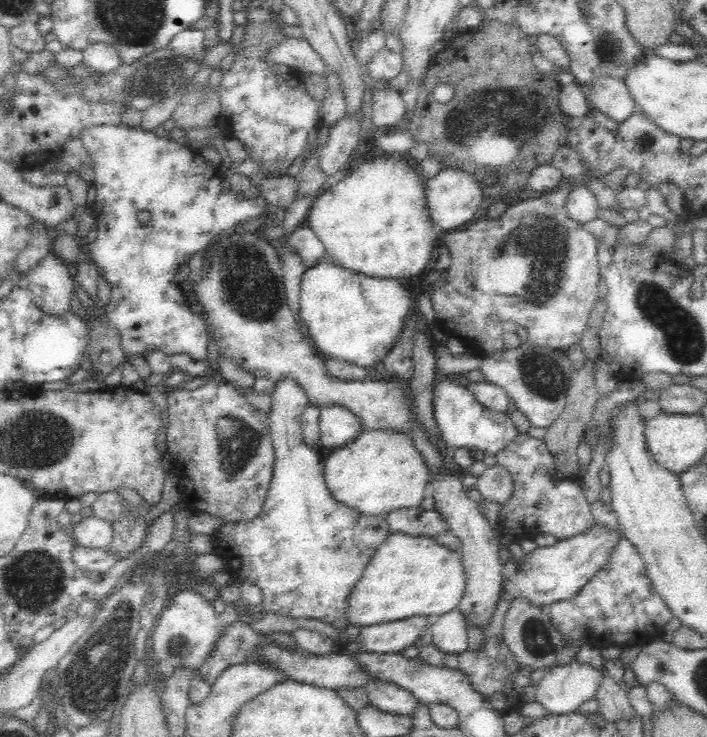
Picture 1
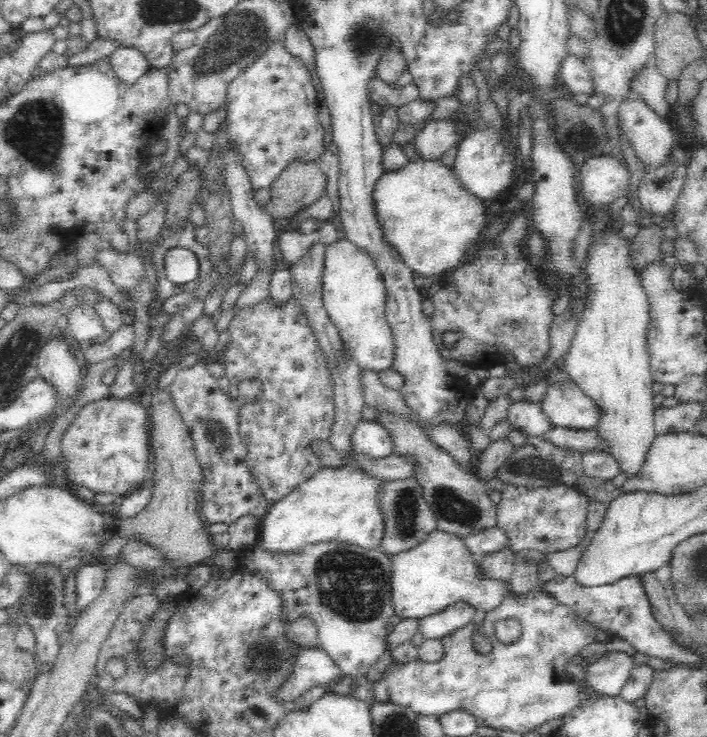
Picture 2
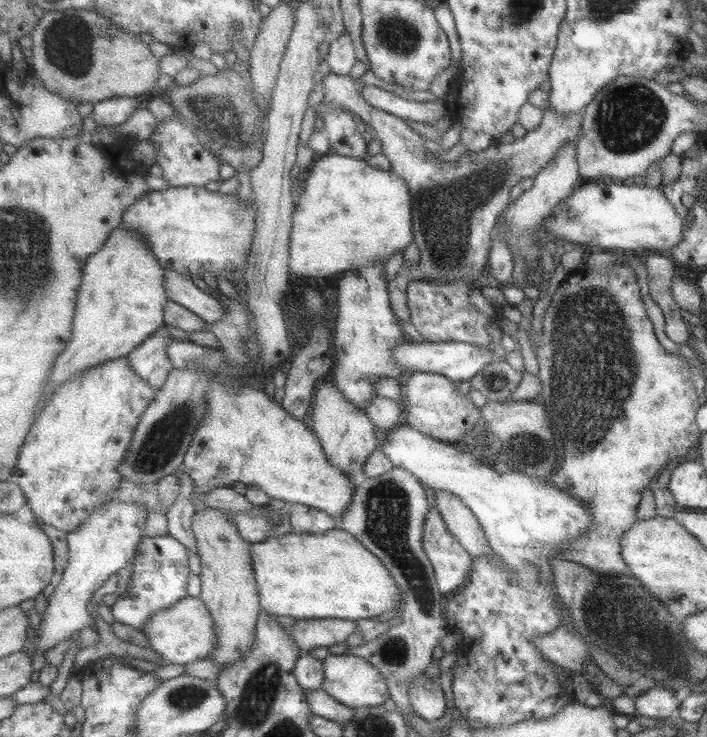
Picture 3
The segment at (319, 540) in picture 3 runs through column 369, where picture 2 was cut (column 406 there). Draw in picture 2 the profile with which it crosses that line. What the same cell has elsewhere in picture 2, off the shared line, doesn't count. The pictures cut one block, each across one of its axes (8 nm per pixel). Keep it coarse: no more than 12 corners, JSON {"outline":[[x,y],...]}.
{"outline":[[436,529],[389,556],[394,614],[466,604],[510,591],[484,577],[462,537]]}

